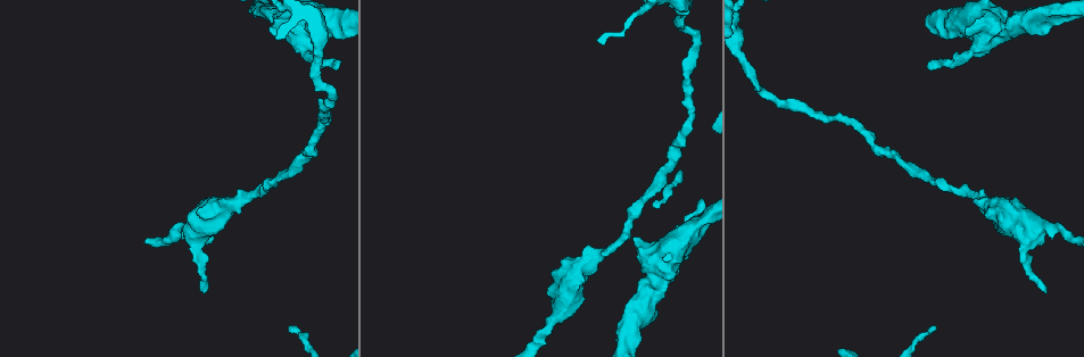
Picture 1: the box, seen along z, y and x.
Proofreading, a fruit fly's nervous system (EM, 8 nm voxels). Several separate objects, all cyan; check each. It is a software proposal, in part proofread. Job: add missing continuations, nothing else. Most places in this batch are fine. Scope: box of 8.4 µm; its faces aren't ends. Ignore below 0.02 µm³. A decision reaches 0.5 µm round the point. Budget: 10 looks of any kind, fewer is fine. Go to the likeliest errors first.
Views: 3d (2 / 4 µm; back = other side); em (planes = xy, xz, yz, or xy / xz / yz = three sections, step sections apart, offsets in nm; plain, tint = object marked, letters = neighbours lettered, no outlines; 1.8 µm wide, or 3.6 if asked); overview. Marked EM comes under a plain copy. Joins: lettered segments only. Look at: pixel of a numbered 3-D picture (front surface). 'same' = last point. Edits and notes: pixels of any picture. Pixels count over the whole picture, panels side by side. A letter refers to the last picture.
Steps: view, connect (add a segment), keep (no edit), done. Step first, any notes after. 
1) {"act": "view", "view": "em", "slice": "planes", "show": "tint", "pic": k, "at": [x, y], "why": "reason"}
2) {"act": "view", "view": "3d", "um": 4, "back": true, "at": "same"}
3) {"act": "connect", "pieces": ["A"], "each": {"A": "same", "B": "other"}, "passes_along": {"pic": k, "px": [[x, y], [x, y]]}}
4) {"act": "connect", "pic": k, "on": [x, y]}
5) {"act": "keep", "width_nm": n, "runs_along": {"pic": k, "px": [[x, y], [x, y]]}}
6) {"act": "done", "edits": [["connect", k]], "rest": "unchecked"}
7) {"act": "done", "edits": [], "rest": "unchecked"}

{"act": "view", "view": "em", "slice": "planes", "show": "letters", "pic": 1, "at": [272, 34], "why": "thick end"}

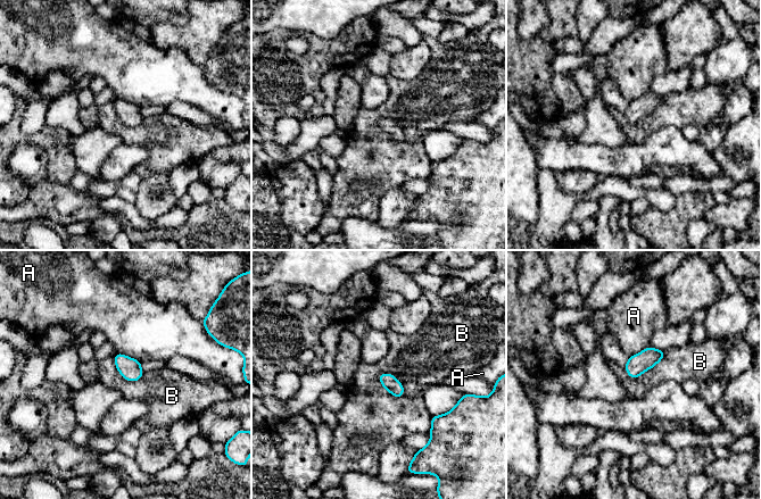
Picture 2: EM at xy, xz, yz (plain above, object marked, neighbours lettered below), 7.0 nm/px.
{"act": "keep", "each": {"A": "other", "B": "other"}, "border": {"pic": 2, "px": [[378, 375], [391, 394], [404, 396]]}, "found": "none of them fits"}

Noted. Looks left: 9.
{"act": "view", "view": "em", "slice": "planes", "show": "letters", "pic": 1, "at": [743, 63]}

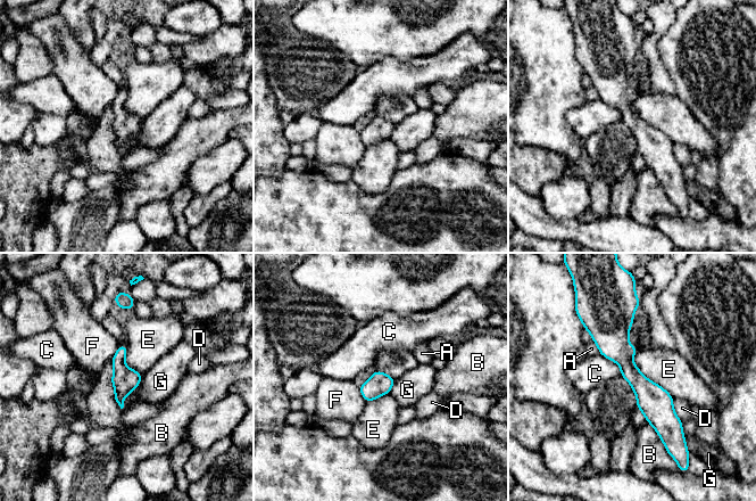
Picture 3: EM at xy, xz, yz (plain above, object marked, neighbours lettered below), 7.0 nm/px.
{"act": "keep", "each": {"A": "other", "B": "other", "C": "other", "D": "other", "E": "other", "F": "other", "G": "other"}, "runs_along": {"pic": 3, "px": [[630, 312], [621, 351], [666, 441]]}, "found": "none of them fits"}

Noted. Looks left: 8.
{"act": "view", "view": "em", "slice": "planes", "show": "letters", "pic": 1, "at": [703, 200], "why": "thin end"}

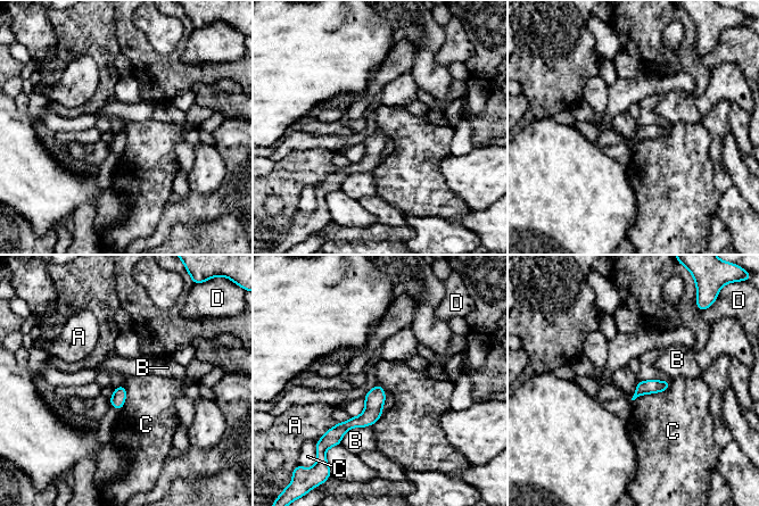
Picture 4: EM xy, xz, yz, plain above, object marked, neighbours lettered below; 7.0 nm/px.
{"act": "keep", "each": {"A": "other", "B": "other", "C": "other", "D": "other"}, "runs_along": {"pic": 4, "px": [[378, 388], [373, 408], [337, 434]]}, "found": "no lettered segment goes on from it"}

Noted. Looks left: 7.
{"act": "view", "view": "3d", "um": 2, "pic": 1, "at": [1045, 293], "why": "branch stops here"}

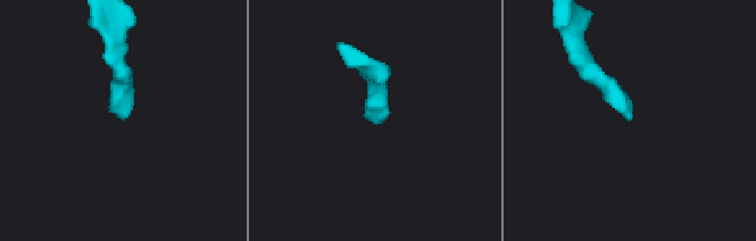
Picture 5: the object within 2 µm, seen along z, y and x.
{"act": "view", "view": "em", "slice": "planes", "show": "letters", "pic": 5, "at": [628, 115], "why": "now the EM"}

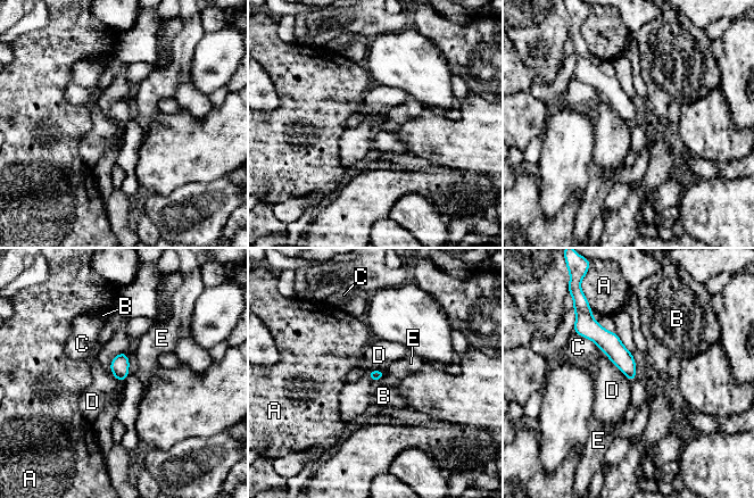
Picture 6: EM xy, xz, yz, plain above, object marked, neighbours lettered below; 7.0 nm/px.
{"act": "keep", "each": {"A": "other", "B": "other", "C": "other", "D": "other", "E": "other"}, "border": {"pic": 6, "px": [[602, 350], [631, 381]]}, "found": "no lettered segment goes on from it"}

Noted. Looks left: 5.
{"act": "done", "edits": [], "rest": "unchecked"}

